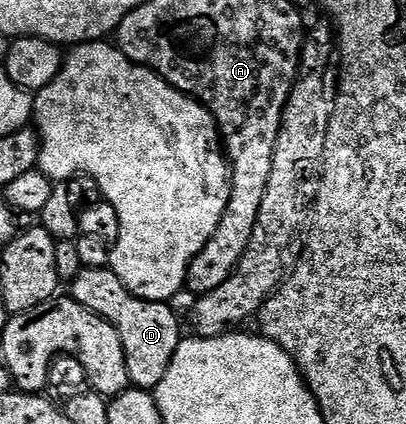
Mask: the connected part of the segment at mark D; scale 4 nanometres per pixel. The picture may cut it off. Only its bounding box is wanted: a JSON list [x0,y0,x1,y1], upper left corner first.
[68,266,184,390]

